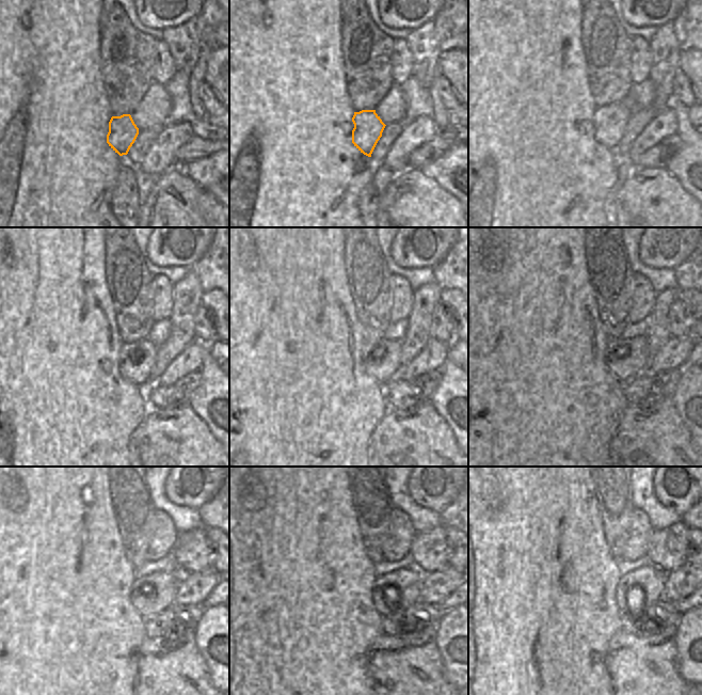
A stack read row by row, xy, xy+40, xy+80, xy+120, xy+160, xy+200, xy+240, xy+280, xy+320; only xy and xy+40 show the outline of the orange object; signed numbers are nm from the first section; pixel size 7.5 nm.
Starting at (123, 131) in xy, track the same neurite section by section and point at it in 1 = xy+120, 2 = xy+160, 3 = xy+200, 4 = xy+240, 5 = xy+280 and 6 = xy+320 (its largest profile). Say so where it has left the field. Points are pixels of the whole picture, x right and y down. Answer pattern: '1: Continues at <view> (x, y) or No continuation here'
1: Continues at xy+120 (137, 360)
2: Continues at xy+160 (382, 360)
3: Continues at xy+200 (638, 351)
4: Continues at xy+240 (162, 585)
5: Continues at xy+280 (409, 582)
6: Continues at xy+320 (649, 580)

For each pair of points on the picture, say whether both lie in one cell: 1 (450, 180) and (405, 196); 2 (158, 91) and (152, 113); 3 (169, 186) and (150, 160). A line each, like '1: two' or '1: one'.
1: two
2: one
3: two

